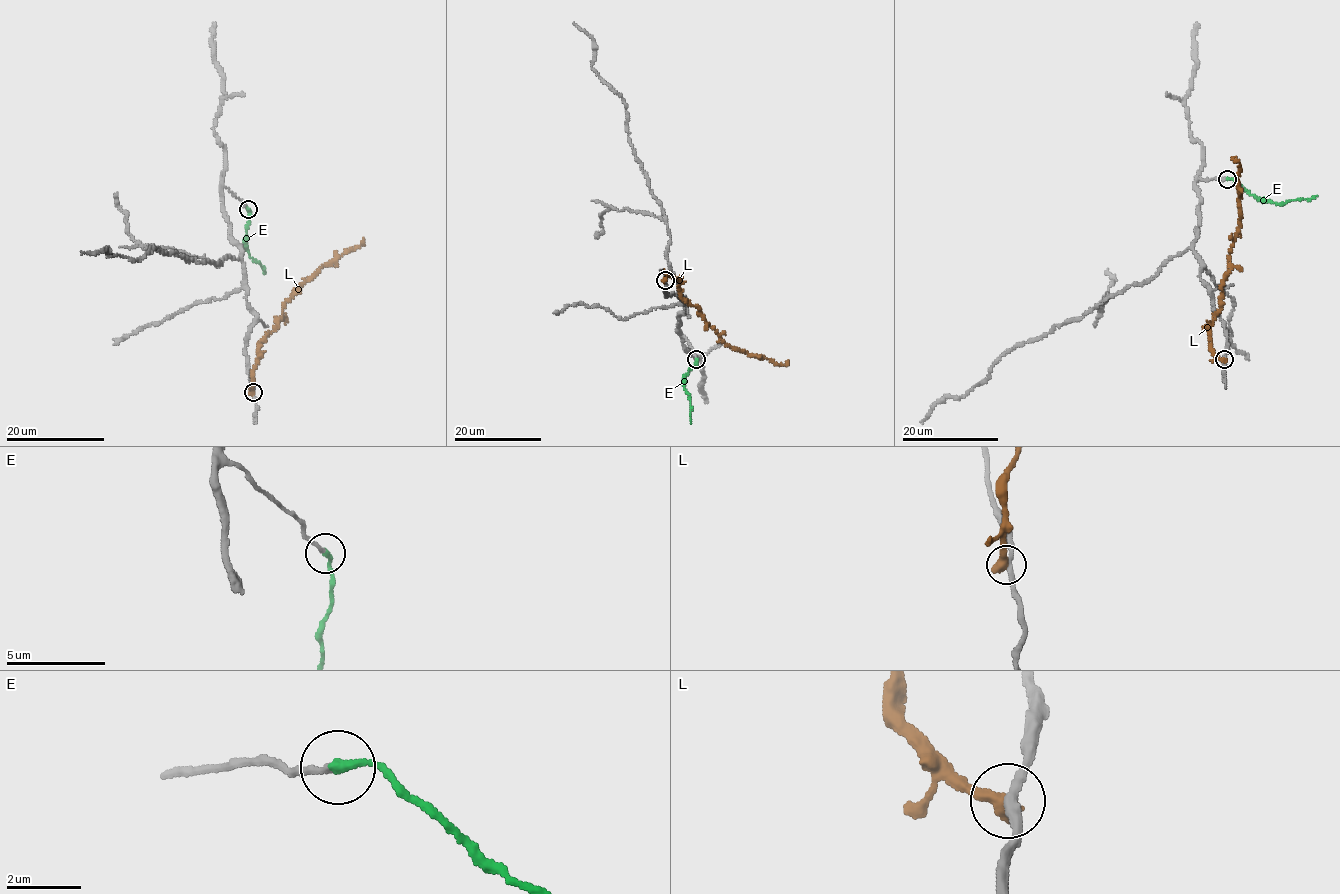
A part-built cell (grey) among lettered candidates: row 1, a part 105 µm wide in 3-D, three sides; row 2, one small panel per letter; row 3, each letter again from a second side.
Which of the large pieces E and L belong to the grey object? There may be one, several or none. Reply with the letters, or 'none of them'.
E

